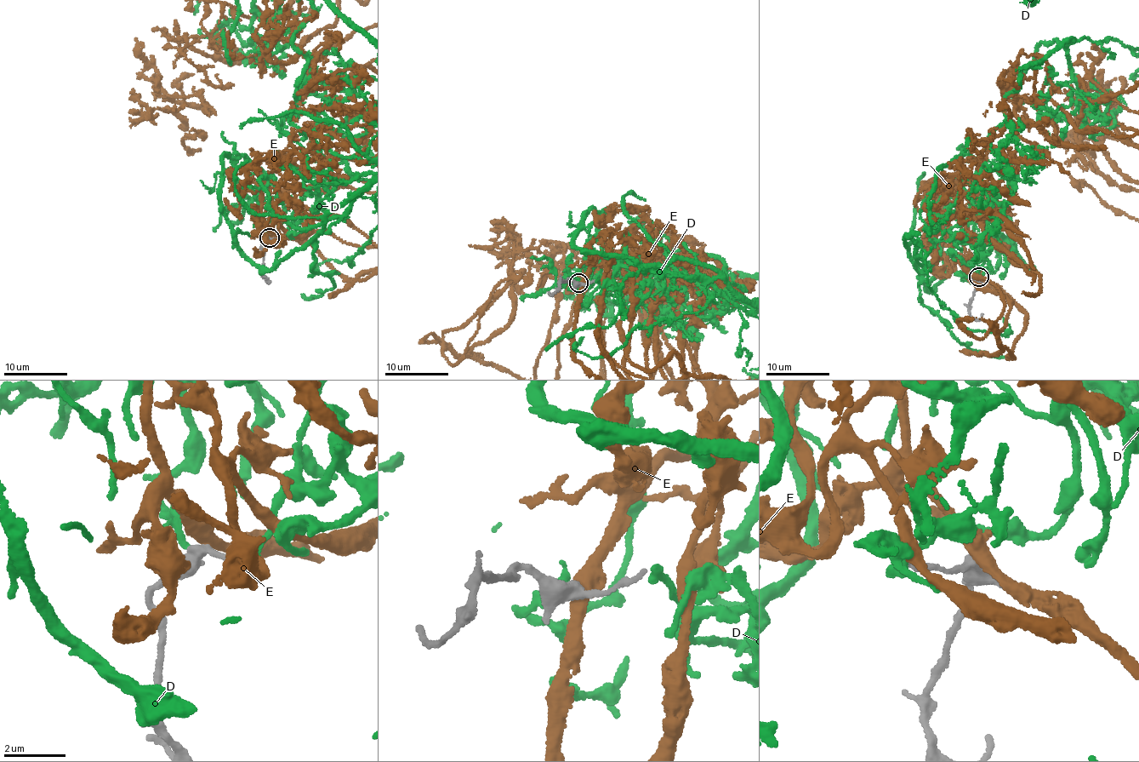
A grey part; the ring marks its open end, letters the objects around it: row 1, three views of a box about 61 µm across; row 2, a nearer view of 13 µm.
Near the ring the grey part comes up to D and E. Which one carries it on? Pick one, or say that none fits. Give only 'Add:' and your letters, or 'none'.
Add: D

